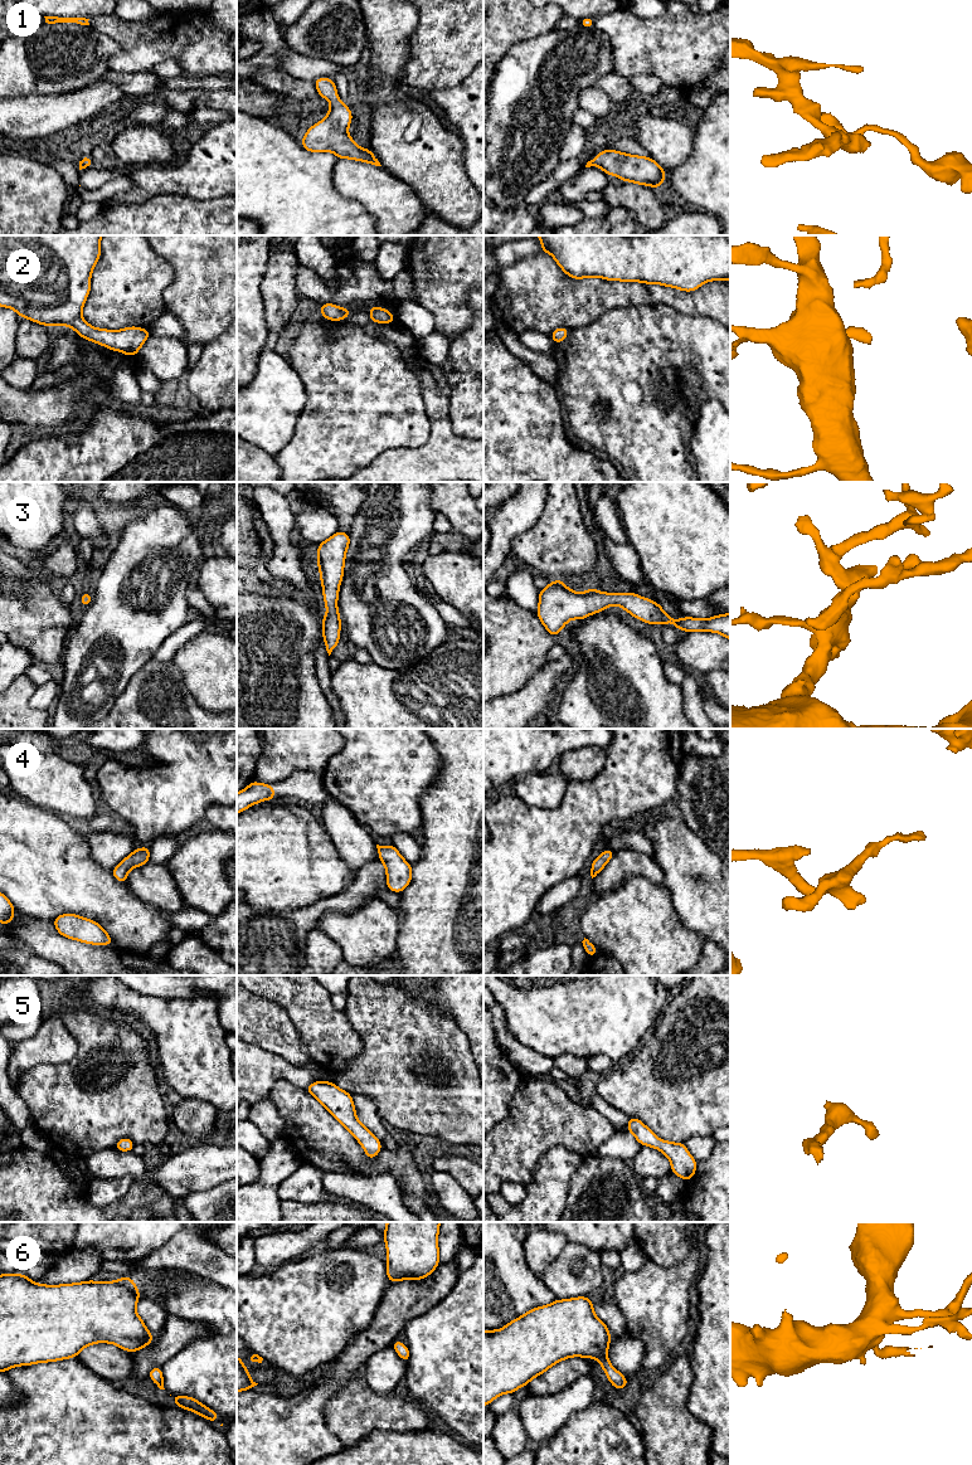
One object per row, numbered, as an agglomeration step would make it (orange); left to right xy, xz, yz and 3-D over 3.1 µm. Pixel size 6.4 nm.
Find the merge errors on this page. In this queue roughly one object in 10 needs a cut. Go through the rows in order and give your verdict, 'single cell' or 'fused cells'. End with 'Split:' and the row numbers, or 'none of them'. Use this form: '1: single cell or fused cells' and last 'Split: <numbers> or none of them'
1: single cell
2: single cell
3: single cell
4: single cell
5: single cell
6: single cell
Split: none of them

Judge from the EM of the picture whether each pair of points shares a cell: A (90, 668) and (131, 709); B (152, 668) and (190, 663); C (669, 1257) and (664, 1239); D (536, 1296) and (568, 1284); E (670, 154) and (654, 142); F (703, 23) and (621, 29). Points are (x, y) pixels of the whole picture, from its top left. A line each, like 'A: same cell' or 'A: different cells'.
A: different cells
B: different cells
C: same cell
D: different cells
E: same cell
F: same cell

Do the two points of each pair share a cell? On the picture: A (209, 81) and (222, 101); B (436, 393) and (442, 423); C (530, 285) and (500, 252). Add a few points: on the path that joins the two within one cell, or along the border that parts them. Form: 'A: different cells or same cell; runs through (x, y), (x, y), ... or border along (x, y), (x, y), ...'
A: different cells; border along (223, 88), (185, 89)
B: same cell; runs through (437, 400), (438, 415)
C: different cells; border along (539, 252), (501, 268), (496, 267)

